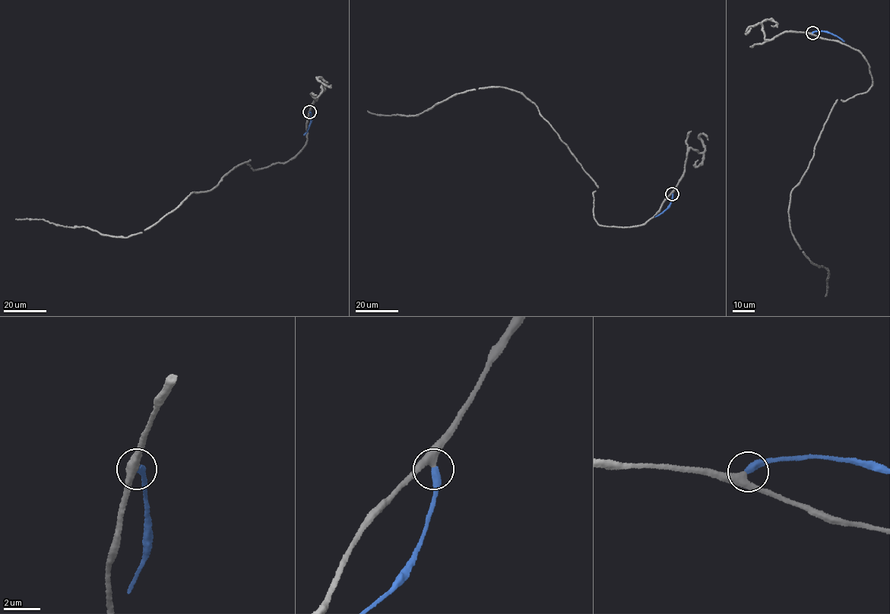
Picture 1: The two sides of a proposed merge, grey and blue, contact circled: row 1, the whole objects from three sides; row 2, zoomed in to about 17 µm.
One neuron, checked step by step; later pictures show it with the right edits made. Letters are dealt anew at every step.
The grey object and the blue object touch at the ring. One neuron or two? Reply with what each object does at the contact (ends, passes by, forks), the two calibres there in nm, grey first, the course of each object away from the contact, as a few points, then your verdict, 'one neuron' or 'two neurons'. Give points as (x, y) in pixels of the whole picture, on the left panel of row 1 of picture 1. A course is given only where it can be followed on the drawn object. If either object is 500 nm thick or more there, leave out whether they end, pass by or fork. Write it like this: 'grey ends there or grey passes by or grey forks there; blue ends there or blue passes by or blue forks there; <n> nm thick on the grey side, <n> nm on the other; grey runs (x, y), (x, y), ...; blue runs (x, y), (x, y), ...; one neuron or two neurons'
grey passes by; blue ends there; 400 nm thick on the grey side, 360 nm on the other; grey runs (309, 112), (307, 140), (295, 156), (253, 170), (250, 160), (239, 166), (141, 232), (123, 238), (15, 219); blue runs (309, 112), (311, 120), (304, 135); one neuron

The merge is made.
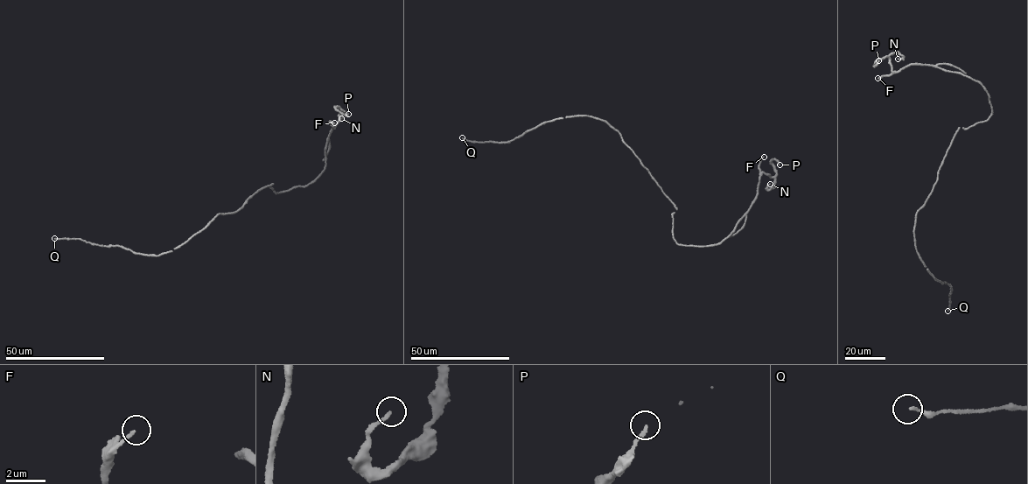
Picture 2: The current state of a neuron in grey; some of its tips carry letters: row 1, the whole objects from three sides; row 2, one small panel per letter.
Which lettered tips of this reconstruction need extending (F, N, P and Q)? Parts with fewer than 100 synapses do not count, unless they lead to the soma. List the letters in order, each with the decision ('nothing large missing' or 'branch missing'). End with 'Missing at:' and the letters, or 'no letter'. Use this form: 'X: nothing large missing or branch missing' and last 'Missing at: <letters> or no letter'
F: nothing large missing
N: nothing large missing
P: nothing large missing
Q: nothing large missing
Missing at: no letter

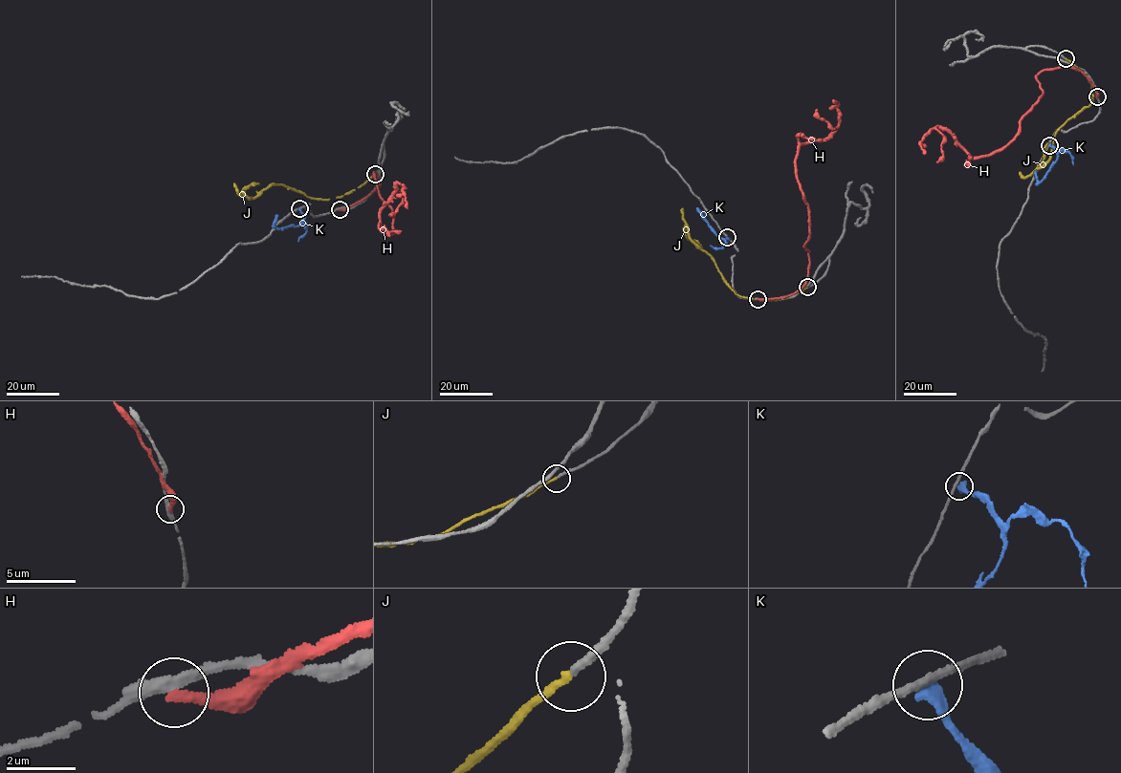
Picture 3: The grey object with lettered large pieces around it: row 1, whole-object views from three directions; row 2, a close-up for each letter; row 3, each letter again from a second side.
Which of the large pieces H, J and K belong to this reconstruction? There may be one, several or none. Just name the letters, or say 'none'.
J

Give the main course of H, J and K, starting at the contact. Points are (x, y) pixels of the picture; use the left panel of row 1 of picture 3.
H: (339, 209), (375, 190), (374, 172), (393, 213), (384, 233), (379, 217), (397, 182), (392, 215)
J: (375, 174), (358, 187), (327, 199), (318, 200), (274, 183), (252, 198), (242, 193), (243, 189), (258, 183)
K: (299, 208), (302, 222), (295, 226), (276, 228), (276, 215)

